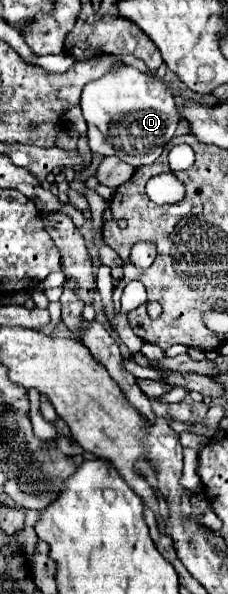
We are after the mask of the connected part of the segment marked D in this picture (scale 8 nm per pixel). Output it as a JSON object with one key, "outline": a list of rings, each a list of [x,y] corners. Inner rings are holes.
{"outline":[[[130,65],[88,83],[82,91],[80,105],[88,123],[88,143],[92,153],[102,157],[116,155],[126,163],[132,163],[132,167],[154,163],[164,145],[172,139],[180,119],[172,91],[166,83],[156,75],[140,73]]]}

